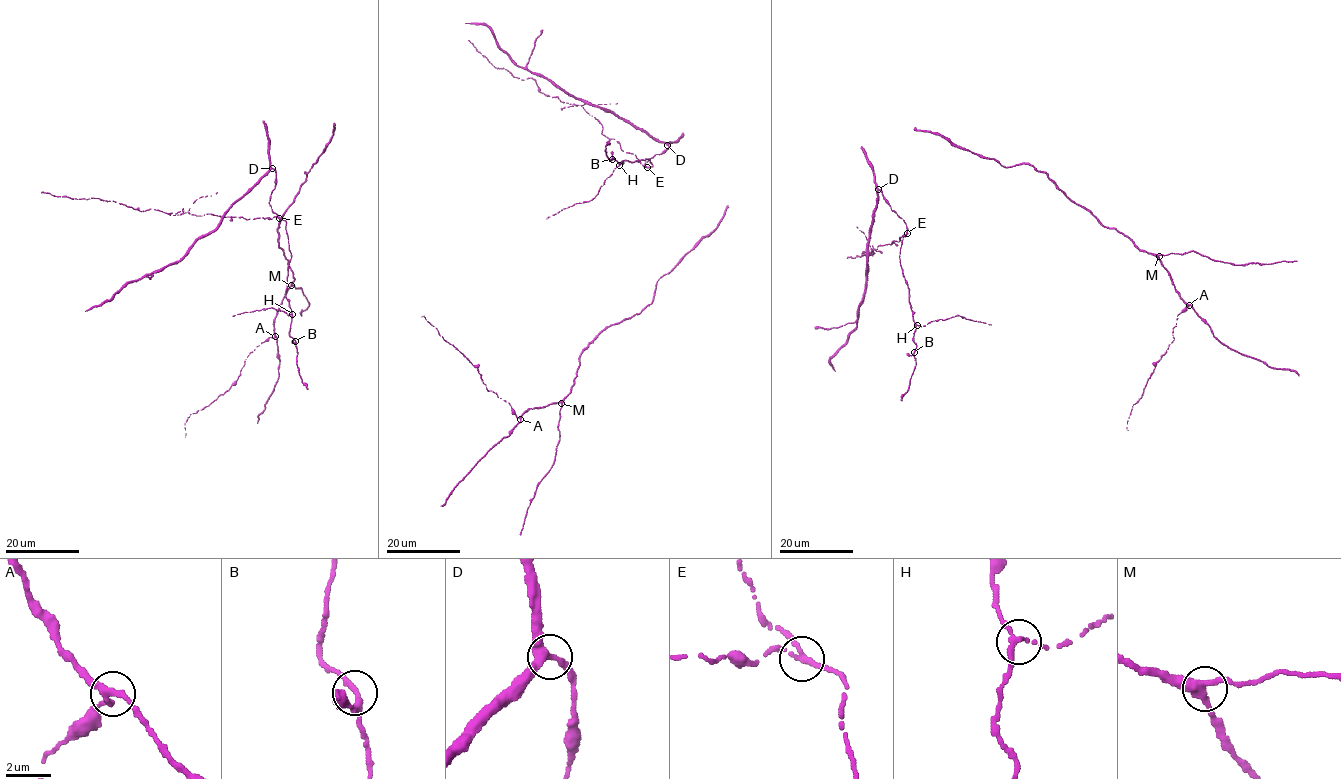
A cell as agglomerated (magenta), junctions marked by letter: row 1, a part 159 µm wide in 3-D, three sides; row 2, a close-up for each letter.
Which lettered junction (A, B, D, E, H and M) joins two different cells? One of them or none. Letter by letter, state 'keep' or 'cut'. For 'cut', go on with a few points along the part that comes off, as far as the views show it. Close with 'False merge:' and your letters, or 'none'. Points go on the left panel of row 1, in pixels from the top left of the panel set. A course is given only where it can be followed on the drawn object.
A: keep
B: keep
D: keep
E: cut | (279, 218), (246, 219), (186, 212), (174, 215), (154, 209), (141, 211), (113, 201), (41, 193)
H: keep
M: keep
False merge: E

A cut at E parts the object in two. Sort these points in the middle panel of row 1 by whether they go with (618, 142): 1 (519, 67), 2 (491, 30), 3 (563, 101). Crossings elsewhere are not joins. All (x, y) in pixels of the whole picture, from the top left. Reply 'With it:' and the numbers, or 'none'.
With it: 3

